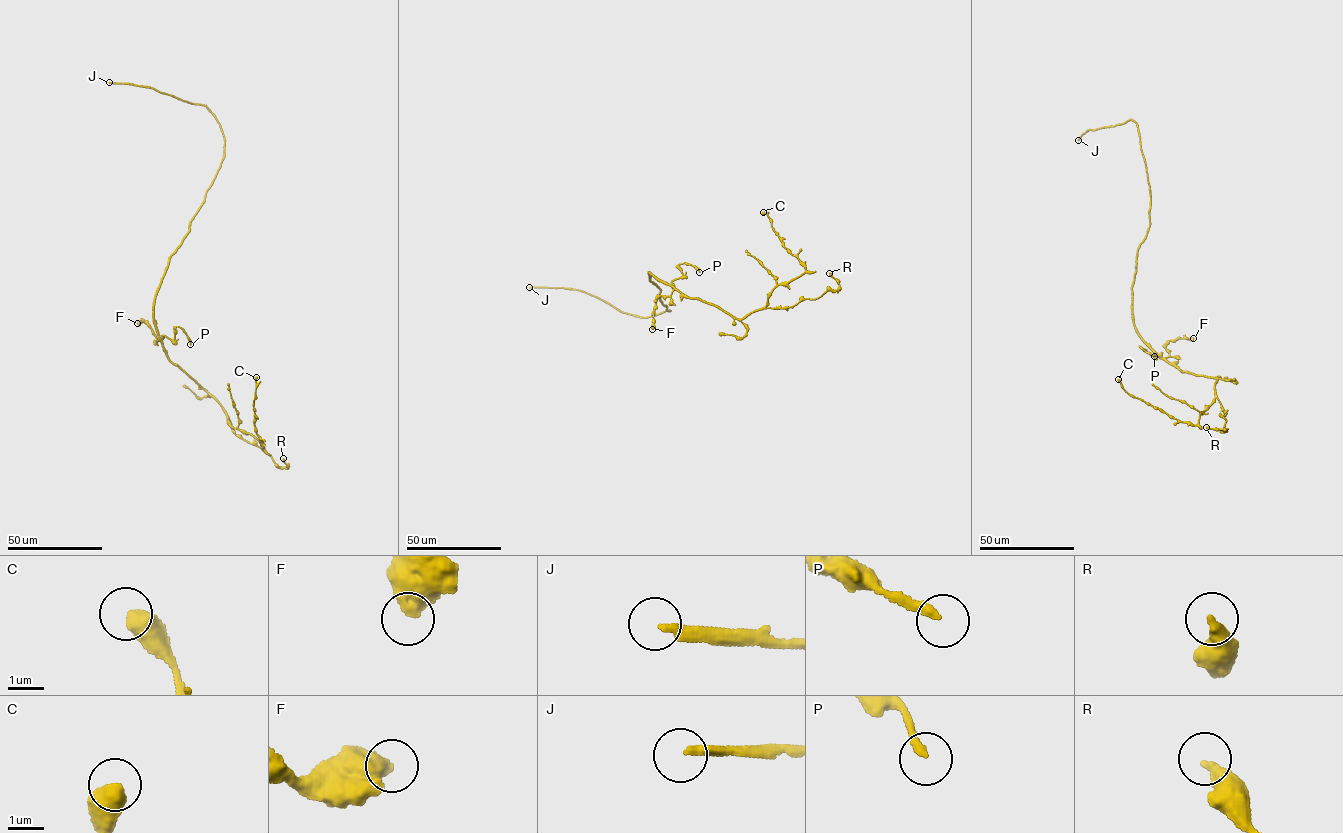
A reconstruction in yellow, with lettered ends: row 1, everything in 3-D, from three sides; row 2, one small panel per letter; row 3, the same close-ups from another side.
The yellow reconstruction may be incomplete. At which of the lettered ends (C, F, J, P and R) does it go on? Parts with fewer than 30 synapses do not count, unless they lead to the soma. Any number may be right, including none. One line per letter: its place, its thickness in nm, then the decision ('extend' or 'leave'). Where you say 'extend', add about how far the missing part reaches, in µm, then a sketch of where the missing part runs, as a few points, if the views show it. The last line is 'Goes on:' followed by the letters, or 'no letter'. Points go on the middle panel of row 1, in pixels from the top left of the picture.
C: place (763, 212); calibre 550 nm; leave
F: place (652, 329); calibre 600 nm; leave
J: place (529, 287); calibre 260 nm; extend; missing 350 µm
P: place (699, 272); calibre 240 nm; leave
R: place (829, 273); calibre 360 nm; leave
Goes on: J

